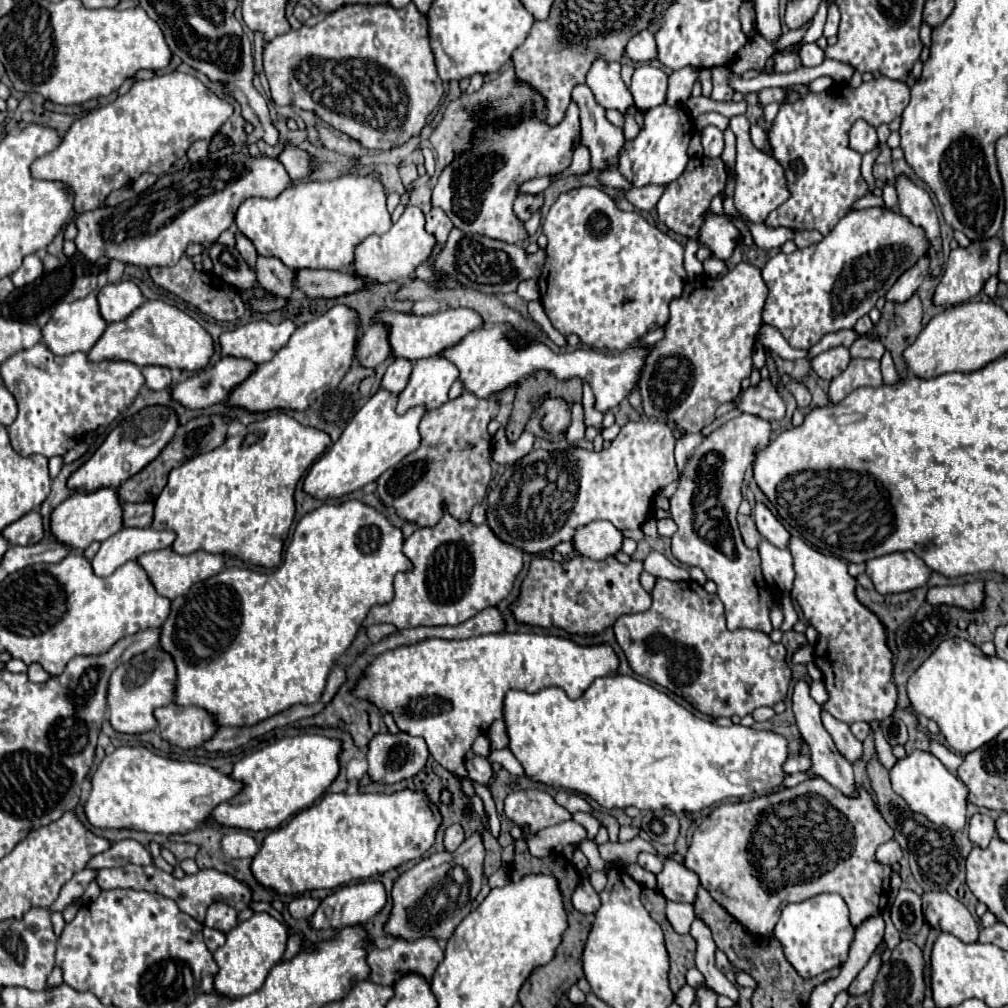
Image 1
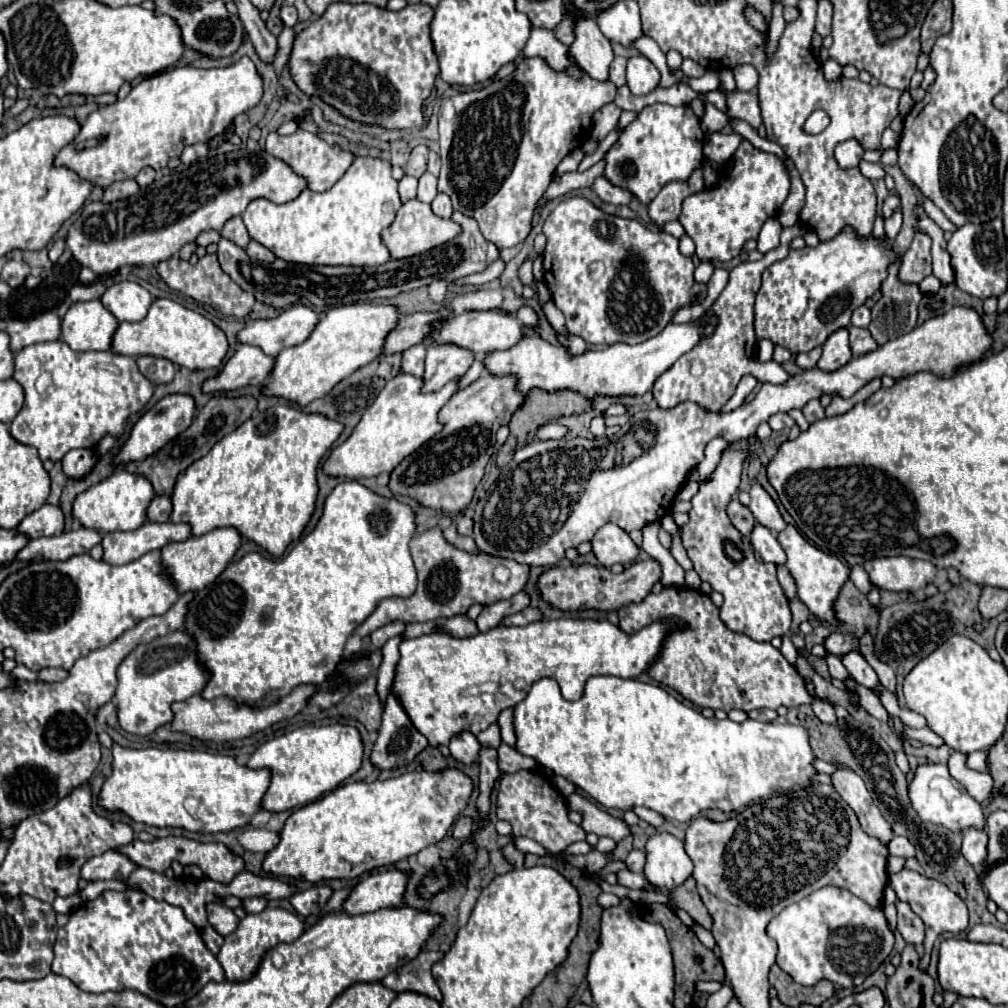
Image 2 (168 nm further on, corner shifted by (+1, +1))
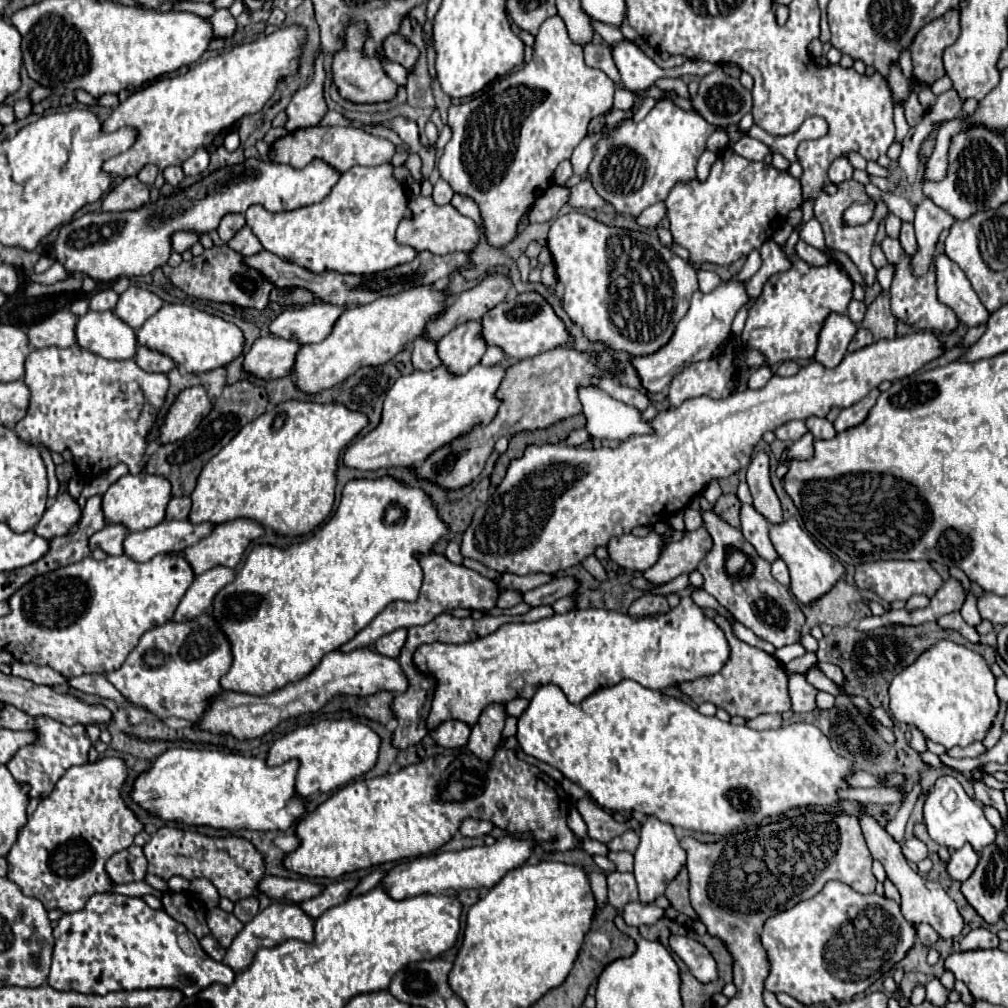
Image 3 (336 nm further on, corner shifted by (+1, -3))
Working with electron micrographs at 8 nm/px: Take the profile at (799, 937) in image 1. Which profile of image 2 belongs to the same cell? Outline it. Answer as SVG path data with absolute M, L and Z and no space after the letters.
M822 887L804 897L802 901L788 905L768 923L766 933L778 943L778 967L788 973L796 983L806 987L812 987L822 979L828 979L842 989L858 987L886 961L894 947L894 931L890 929L882 907L874 909L842 887Z

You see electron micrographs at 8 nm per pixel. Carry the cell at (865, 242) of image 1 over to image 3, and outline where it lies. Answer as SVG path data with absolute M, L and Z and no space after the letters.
M792 231L790 239L784 245L784 253L790 259L792 267L784 273L772 275L750 307L746 327L742 331L742 343L752 349L760 349L766 355L766 365L782 363L782 361L810 361L818 347L818 335L822 331L824 321L830 313L844 315L848 311L848 303L852 301L854 283L844 269L836 261L828 261L822 267L812 267L800 257L796 257L794 247L798 241L798 233Z

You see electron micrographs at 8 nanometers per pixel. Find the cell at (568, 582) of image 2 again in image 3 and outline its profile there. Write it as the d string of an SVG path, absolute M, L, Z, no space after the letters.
M700 527L696 531L686 531L686 535L680 541L668 543L662 549L660 559L644 571L644 577L652 585L668 583L682 573L694 571L696 565L704 559L706 551L710 551L706 529Z

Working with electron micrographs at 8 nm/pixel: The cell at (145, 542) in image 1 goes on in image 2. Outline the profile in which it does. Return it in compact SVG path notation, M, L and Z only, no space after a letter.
M144 523L134 531L114 531L106 533L102 539L104 561L110 565L130 563L148 551L162 549L172 541L186 541L192 535L188 523Z

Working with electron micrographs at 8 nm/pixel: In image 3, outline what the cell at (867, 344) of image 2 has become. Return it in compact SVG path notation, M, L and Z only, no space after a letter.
M860 327L860 329L856 331L856 335L854 335L852 343L848 345L848 353L854 353L854 351L858 351L858 349L862 349L862 347L868 347L870 343L874 343L874 339L872 339L870 331L866 331L864 327Z

